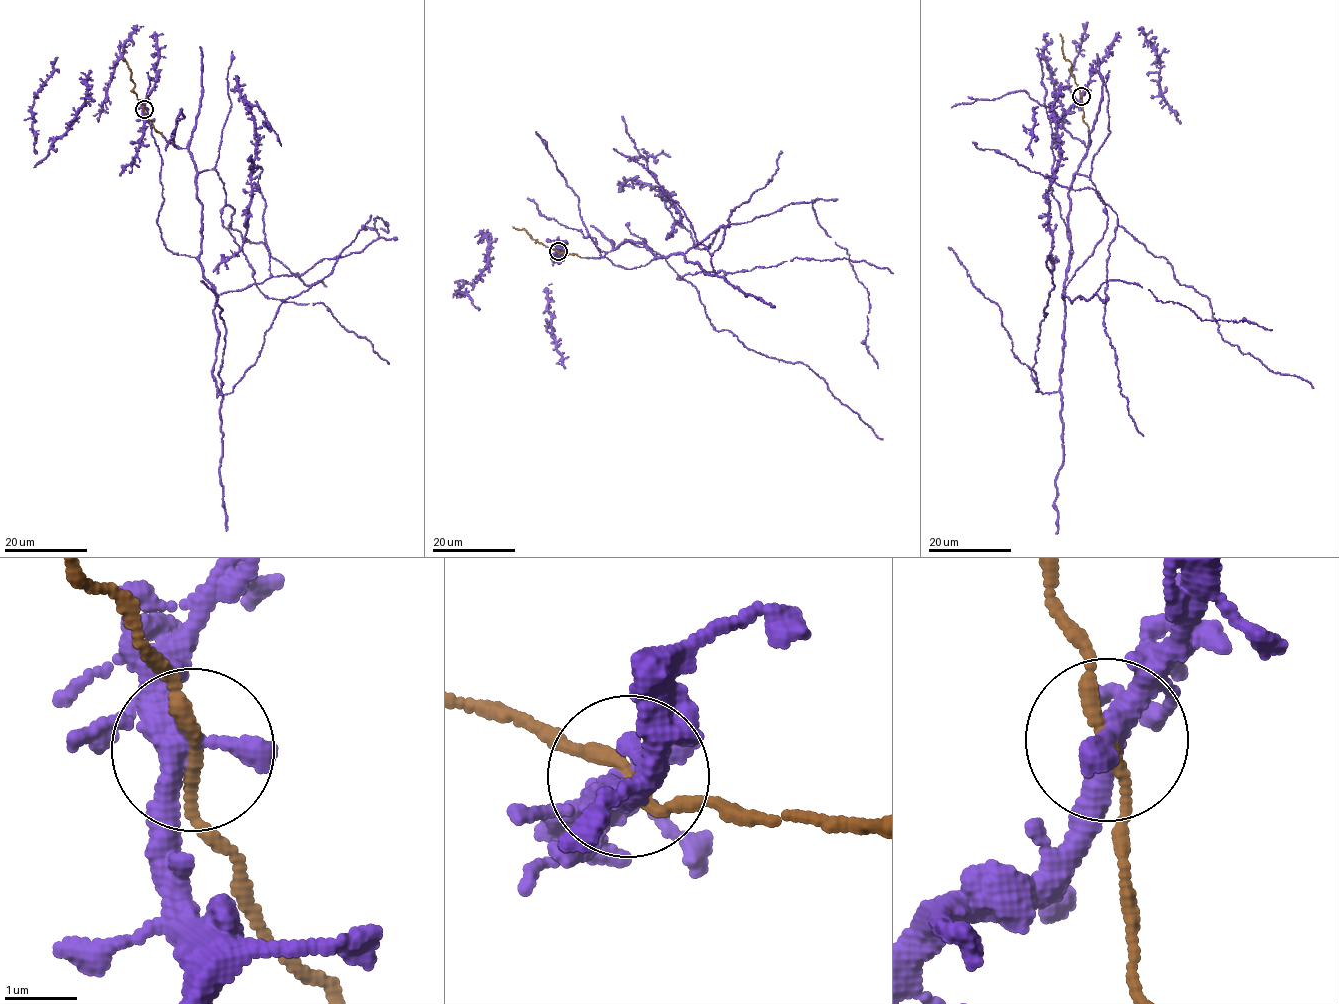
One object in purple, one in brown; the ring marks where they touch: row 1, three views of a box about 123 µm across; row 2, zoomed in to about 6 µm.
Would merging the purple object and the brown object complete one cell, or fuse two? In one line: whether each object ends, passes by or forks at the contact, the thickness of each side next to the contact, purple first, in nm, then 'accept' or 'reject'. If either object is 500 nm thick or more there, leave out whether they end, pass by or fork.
purple forks; brown passes by; calibres 320 and 170 nm; accept

